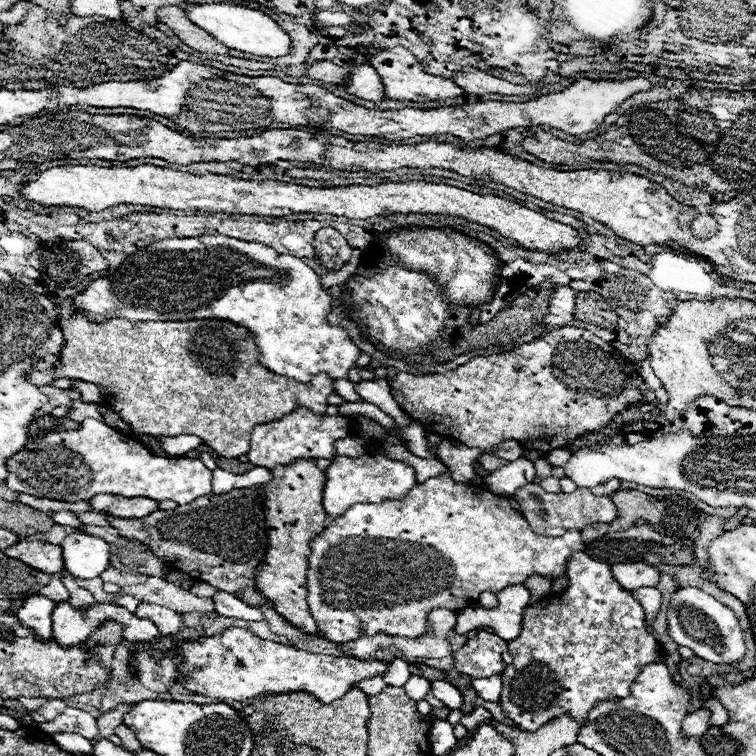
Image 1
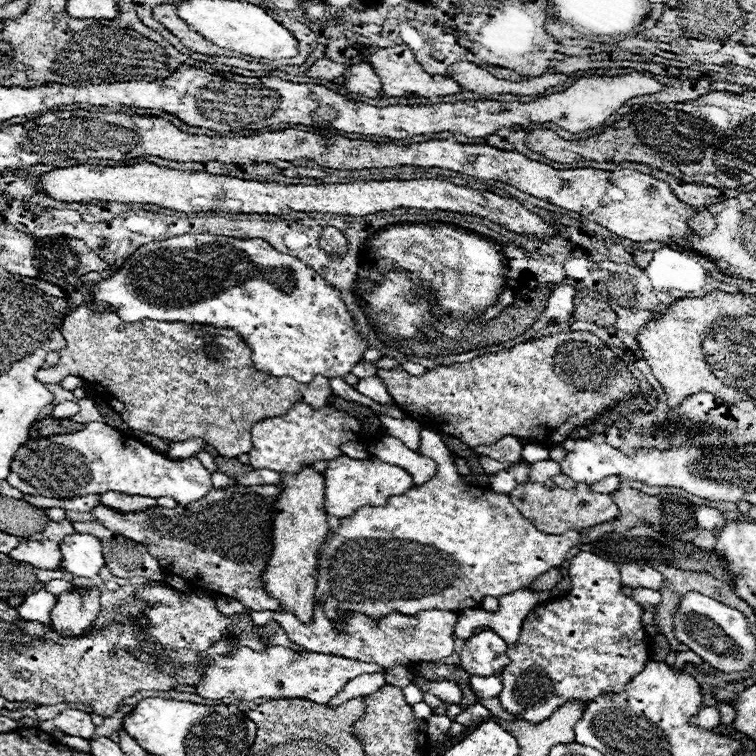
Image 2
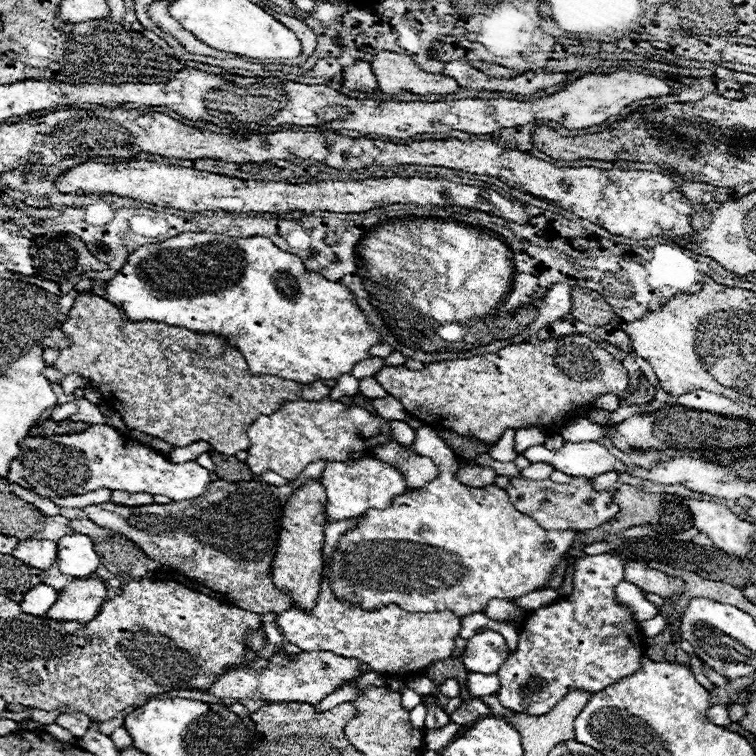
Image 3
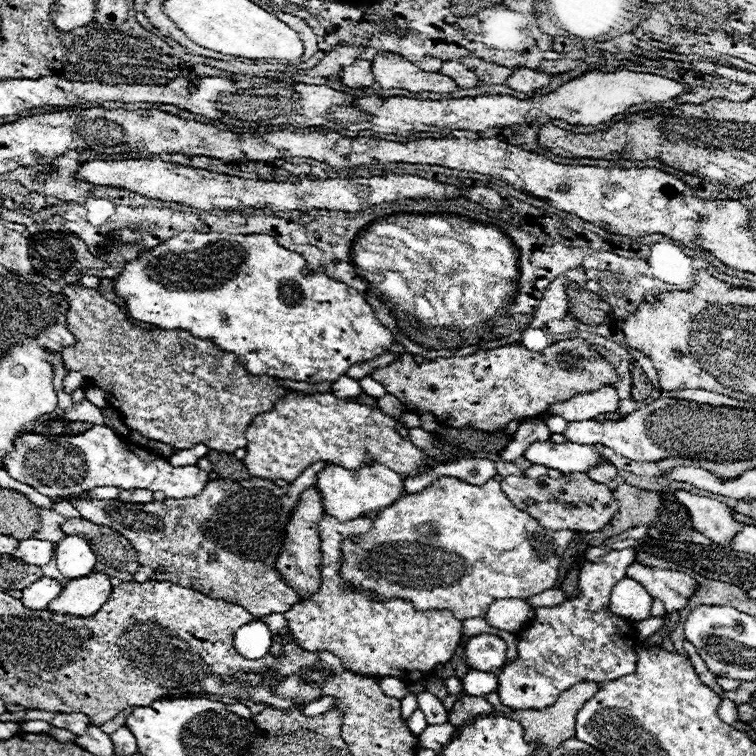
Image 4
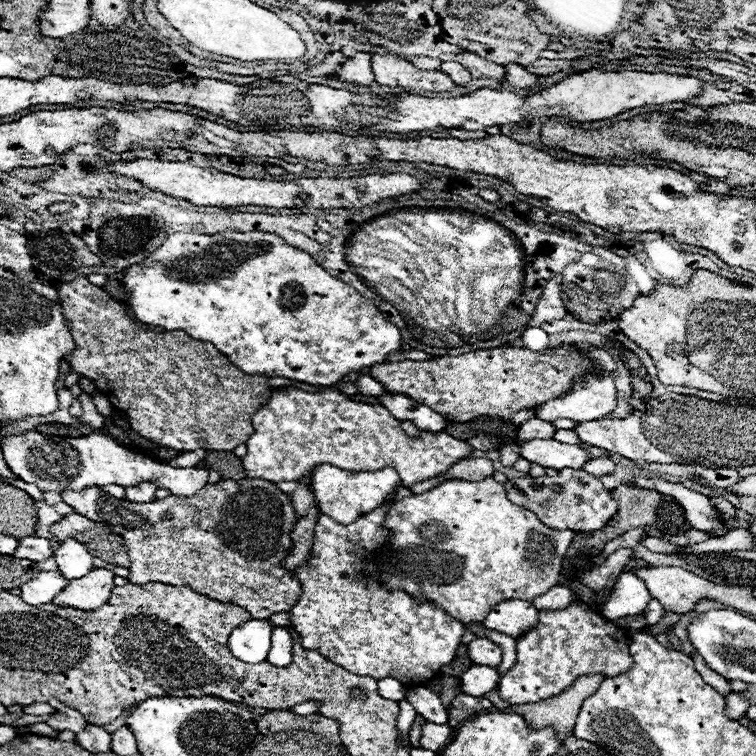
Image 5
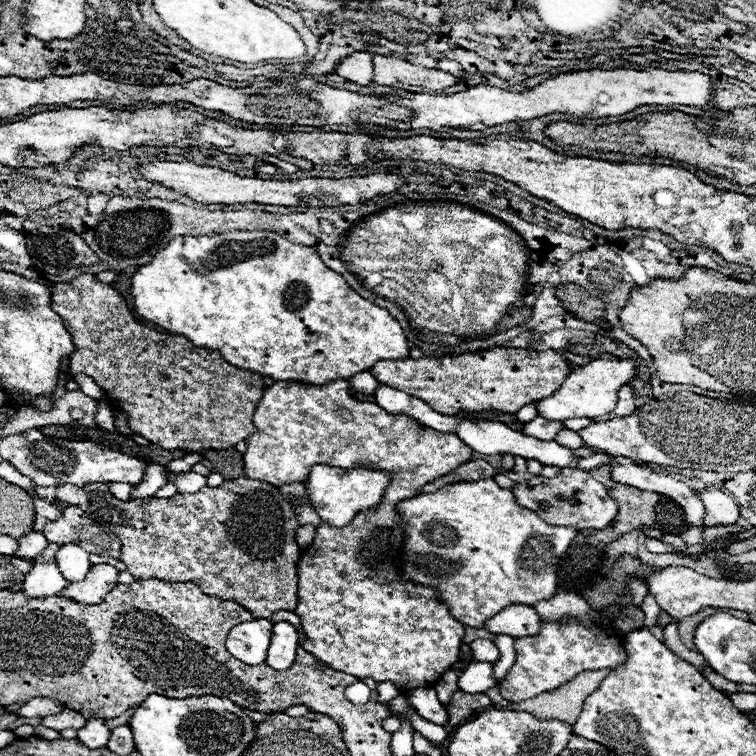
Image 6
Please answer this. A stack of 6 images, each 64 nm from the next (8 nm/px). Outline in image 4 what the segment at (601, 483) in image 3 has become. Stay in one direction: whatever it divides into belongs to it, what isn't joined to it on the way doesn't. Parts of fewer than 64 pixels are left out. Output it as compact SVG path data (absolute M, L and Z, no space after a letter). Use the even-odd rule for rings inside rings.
M602 462L602 464L598 464L598 466L594 466L594 468L590 470L590 478L594 478L594 480L606 484L608 480L612 480L612 478L616 476L616 472L618 472L618 468L616 468L614 464Z

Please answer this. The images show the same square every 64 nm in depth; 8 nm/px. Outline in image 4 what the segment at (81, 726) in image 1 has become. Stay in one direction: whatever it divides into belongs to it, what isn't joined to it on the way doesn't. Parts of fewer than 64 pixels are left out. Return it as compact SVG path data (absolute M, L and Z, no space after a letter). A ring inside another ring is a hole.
M56 712L54 720L50 724L56 728L70 730L72 734L78 736L78 734L86 732L86 728L90 726L90 720L86 714L80 714L80 712Z

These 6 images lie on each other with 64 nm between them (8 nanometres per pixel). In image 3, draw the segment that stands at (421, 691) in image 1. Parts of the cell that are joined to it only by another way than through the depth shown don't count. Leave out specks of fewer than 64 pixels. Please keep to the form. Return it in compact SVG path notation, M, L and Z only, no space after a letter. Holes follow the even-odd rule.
M406 688L406 690L402 692L402 706L404 706L406 710L416 708L420 702L422 702L422 696L420 696L420 694L416 694L416 692L412 692L410 688Z

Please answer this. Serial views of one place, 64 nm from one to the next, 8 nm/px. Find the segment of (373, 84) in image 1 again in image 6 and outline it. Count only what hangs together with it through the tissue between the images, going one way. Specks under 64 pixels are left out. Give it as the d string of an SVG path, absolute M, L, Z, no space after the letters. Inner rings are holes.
M354 52L348 58L344 58L336 70L338 76L342 76L344 80L358 84L358 86L368 86L374 78L372 74L372 54L368 52Z

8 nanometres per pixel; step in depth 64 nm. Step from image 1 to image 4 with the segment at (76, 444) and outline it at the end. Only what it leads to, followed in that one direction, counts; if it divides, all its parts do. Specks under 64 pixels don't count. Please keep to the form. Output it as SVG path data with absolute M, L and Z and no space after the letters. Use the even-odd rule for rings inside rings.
M94 426L92 430L73 436L42 436L22 434L14 440L14 450L6 454L6 472L44 496L72 496L98 486L116 486L120 490L150 488L164 492L168 498L192 498L208 484L208 472L198 466L172 466L164 458L124 444L108 426Z

